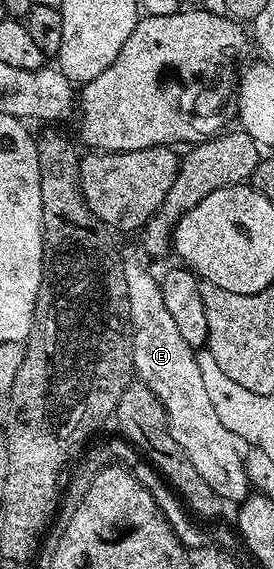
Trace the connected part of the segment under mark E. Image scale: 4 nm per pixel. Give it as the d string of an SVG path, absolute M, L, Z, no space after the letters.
M125 258L123 264L130 301L128 322L132 332L132 366L135 374L139 382L145 383L156 394L158 401L162 401L170 433L174 433L174 441L178 441L186 457L190 457L190 465L202 473L206 485L210 485L210 489L214 489L225 504L239 505L250 494L248 471L240 456L241 444L236 435L230 433L222 421L218 421L218 413L214 413L214 404L206 393L202 372L198 370L196 351L186 345L182 333L178 333L178 325L174 325L174 317L170 317L166 310L160 279L152 276L140 259Z

